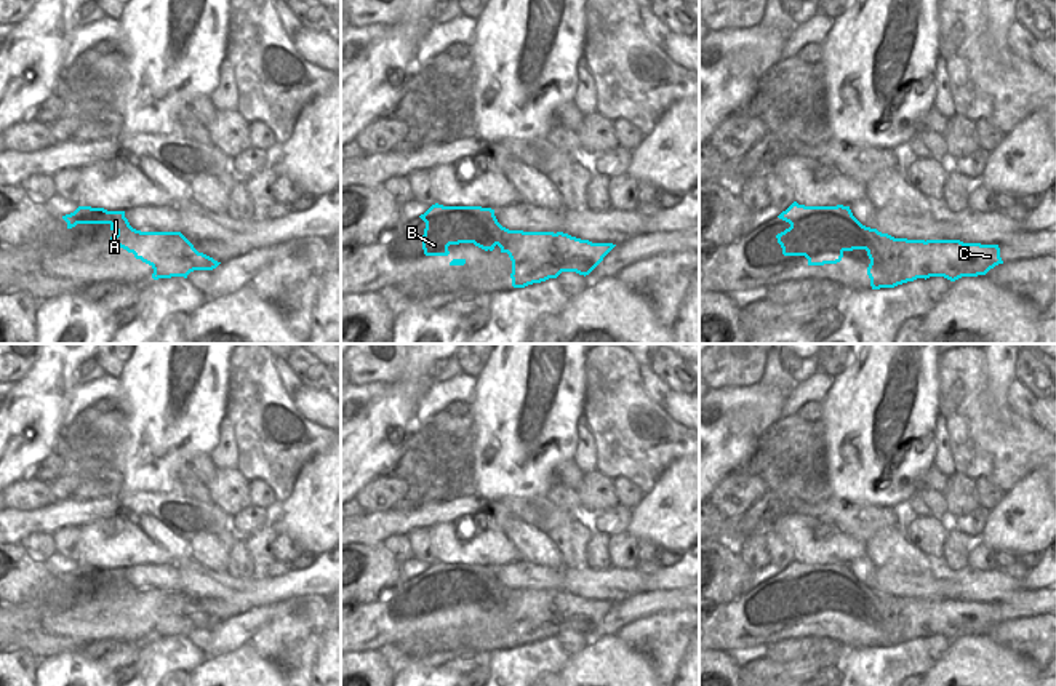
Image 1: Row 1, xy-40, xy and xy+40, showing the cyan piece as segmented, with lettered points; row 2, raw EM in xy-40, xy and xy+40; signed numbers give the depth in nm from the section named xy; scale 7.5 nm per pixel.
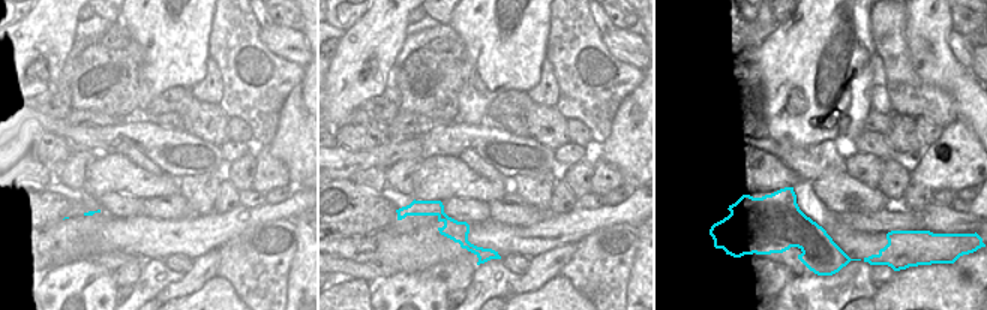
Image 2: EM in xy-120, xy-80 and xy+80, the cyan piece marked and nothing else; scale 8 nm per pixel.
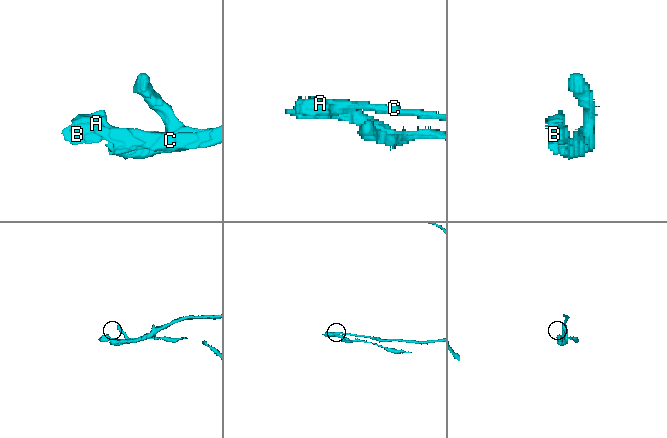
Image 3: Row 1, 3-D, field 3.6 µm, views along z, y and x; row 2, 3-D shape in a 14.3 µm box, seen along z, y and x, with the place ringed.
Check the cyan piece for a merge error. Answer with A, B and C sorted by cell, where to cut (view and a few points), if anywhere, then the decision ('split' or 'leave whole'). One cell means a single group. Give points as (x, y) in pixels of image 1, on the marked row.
groups A B / C; cut xy-40 (188, 258), (191, 263), (218, 263); split

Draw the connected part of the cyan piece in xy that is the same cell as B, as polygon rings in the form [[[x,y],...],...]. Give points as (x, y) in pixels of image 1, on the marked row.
[[[435,203],[419,217],[426,222],[426,256],[448,256],[448,246],[459,243],[474,243],[485,251],[493,251],[498,245],[512,261],[514,288],[557,278],[566,272],[565,264],[547,262],[547,254],[555,251],[554,232],[509,230],[498,222],[491,208]]]

